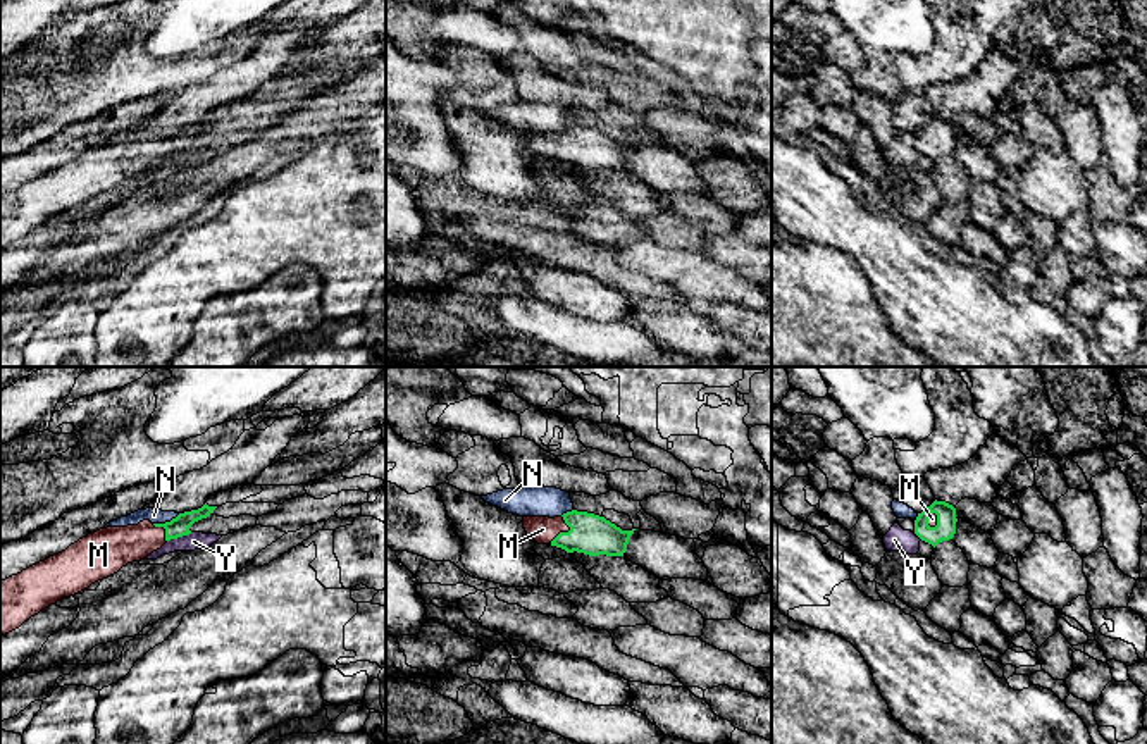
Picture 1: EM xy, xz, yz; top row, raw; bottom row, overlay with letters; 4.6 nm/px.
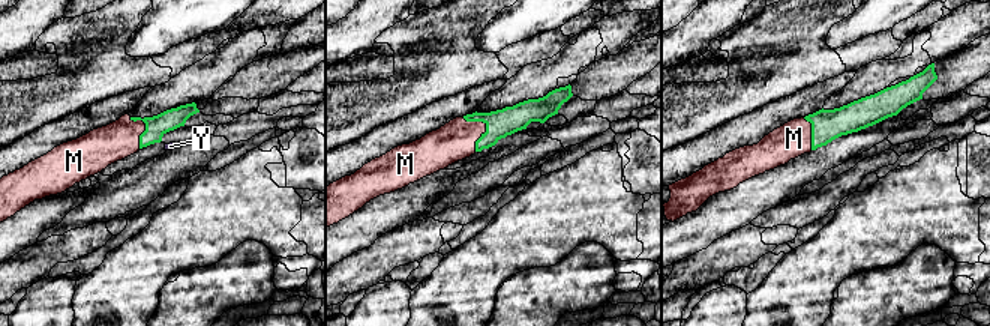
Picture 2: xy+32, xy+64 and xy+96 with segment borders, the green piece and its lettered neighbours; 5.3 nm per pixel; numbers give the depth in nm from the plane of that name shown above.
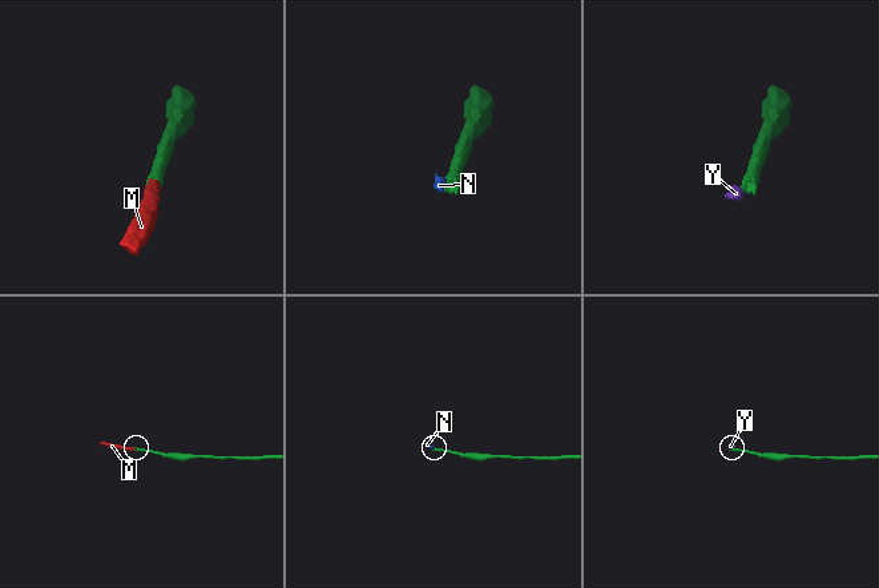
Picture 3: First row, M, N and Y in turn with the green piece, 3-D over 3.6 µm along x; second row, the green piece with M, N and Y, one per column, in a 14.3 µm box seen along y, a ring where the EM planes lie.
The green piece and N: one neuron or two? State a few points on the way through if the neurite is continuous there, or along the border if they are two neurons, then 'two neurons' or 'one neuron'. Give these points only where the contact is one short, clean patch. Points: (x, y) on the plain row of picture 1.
border xy (179, 128), (154, 138); two neurons

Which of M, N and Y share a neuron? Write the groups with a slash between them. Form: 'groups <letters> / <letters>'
groups M / N / Y

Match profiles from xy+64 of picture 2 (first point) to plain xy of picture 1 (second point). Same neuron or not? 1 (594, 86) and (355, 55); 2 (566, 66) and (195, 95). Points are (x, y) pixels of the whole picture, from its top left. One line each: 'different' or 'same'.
1: same
2: same

